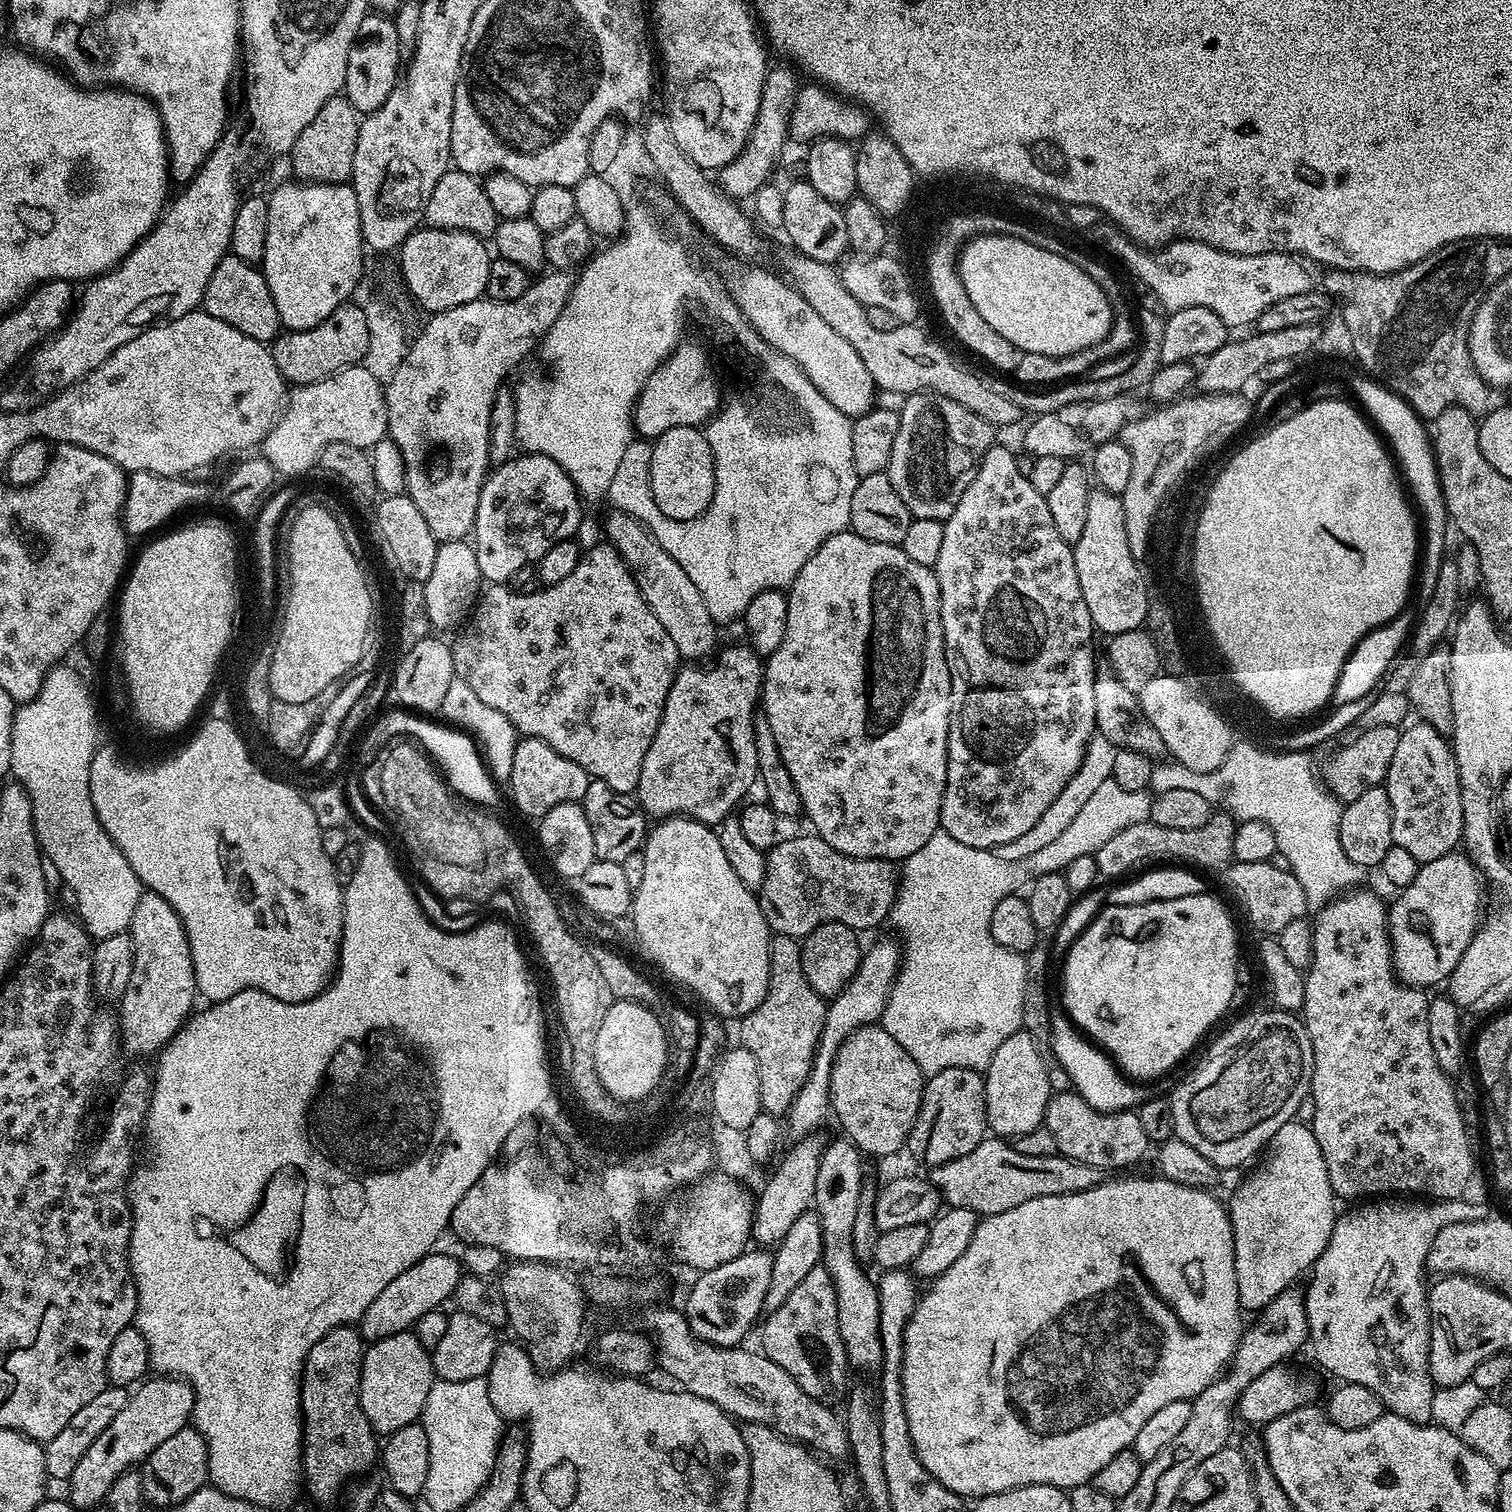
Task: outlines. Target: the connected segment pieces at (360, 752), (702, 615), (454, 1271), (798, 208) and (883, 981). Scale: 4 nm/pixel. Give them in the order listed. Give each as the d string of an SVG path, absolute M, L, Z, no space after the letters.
M397 708L388 713L381 713L363 733L359 741L359 748L356 752L356 760L359 767L368 767L370 762L378 756L385 746L398 737L412 739L420 744L422 750L432 757L437 765L442 769L442 774L454 794L463 801L475 804L480 808L492 808L488 806L496 805L500 798L498 796L498 784L493 780L487 765L483 762L483 757L476 747L475 740L461 729L450 727L449 725L430 722L428 718L416 715L415 713Z
M609 511L608 517L603 517L603 535L607 543L618 550L618 554L626 562L626 566L632 571L634 582L646 598L647 604L653 610L670 638L674 646L679 650L683 659L698 662L709 656L717 649L716 631L718 625L706 607L702 594L694 582L690 582L686 570L658 546L658 542L645 528L642 522L635 520L630 514L620 511Z
M433 1250L424 1257L422 1263L410 1266L410 1270L402 1270L370 1306L361 1314L358 1321L358 1331L365 1341L381 1340L390 1338L390 1334L409 1331L422 1314L441 1307L444 1299L455 1293L458 1282L462 1275L460 1264L452 1256L447 1256L441 1250Z
M799 178L792 185L784 188L782 198L782 232L788 235L788 240L793 249L806 258L814 258L814 262L835 265L845 259L849 251L848 235L846 234L846 218L844 209L839 204L830 202L810 186L806 178Z
M880 940L869 952L867 949L860 957L860 965L854 978L850 978L846 987L838 995L831 997L830 1003L825 1007L824 1029L816 1047L812 1069L806 1082L802 1082L802 1090L798 1090L790 1110L786 1113L786 1132L787 1135L789 1132L792 1138L813 1135L823 1126L824 1119L829 1119L830 1074L842 1042L846 1042L846 1038L854 1030L867 1024L875 1024L883 1017L886 1002L892 993L892 983L900 973L902 963L901 945L893 940Z

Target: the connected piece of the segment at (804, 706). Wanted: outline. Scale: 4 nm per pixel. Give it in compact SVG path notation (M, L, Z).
M845 530L826 538L822 546L809 558L806 566L794 578L787 589L786 635L778 650L767 657L764 664L762 685L762 714L774 730L774 742L778 742L778 754L798 786L798 796L803 815L812 823L811 831L820 836L834 850L854 858L874 858L903 862L914 850L922 850L926 842L940 828L942 798L946 790L948 769L948 731L952 709L952 679L944 653L944 631L940 617L940 591L935 571L922 562L913 562L898 544L870 542L857 532Z

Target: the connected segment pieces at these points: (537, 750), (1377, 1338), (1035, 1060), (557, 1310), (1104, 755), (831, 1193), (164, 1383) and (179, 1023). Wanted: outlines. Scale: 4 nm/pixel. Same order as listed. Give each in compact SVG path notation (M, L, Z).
M533 736L517 739L514 750L514 766L510 770L507 783L512 787L512 800L524 816L539 818L546 815L554 806L575 804L583 801L590 777L578 762L570 762L554 746Z
M1380 1198L1375 1202L1364 1202L1359 1206L1352 1206L1348 1213L1337 1215L1336 1225L1330 1234L1330 1242L1326 1250L1318 1257L1315 1264L1310 1269L1312 1281L1308 1284L1308 1289L1303 1289L1304 1305L1306 1306L1306 1318L1308 1319L1308 1340L1312 1352L1316 1355L1316 1360L1332 1376L1337 1376L1337 1381L1345 1384L1357 1384L1366 1386L1378 1394L1378 1398L1384 1403L1385 1409L1395 1416L1401 1416L1407 1420L1413 1420L1415 1424L1427 1424L1432 1419L1430 1414L1430 1402L1434 1385L1430 1374L1430 1334L1432 1333L1432 1320L1428 1317L1428 1290L1429 1285L1424 1284L1426 1269L1428 1267L1428 1255L1430 1246L1434 1246L1434 1238L1438 1238L1438 1230L1453 1224L1454 1222L1466 1222L1477 1219L1478 1212L1472 1204L1467 1204L1467 1199L1458 1200L1432 1200L1423 1204L1420 1198Z
M1021 1030L1010 1034L1010 1038L998 1046L998 1054L994 1054L983 1078L986 1118L989 1129L997 1137L1015 1138L1043 1125L1048 1102L1054 1093L1046 1078L1046 1066L1042 1066L1042 1052L1028 1032Z
M515 1261L508 1267L498 1287L506 1304L509 1329L518 1336L517 1341L523 1346L531 1362L543 1372L556 1371L565 1367L576 1352L584 1324L584 1302L586 1296L583 1287L579 1286L565 1273L559 1265L546 1264L540 1261Z
M1099 734L1093 736L1091 742L1087 744L1082 766L1075 772L1073 778L1067 783L1065 789L1062 790L1062 793L1058 794L1058 798L1050 804L1049 809L1046 810L1045 814L1042 814L1042 818L1026 834L1022 834L1021 837L1016 838L1013 842L1003 843L1002 846L993 849L998 858L1005 859L1006 861L1017 861L1018 858L1029 857L1035 851L1042 850L1045 846L1050 846L1066 830L1067 826L1074 822L1076 815L1082 810L1083 804L1086 803L1087 799L1095 791L1109 783L1113 772L1115 753L1115 746L1105 736Z
M847 1138L829 1139L818 1162L818 1179L814 1181L814 1211L822 1222L822 1267L830 1274L838 1298L838 1330L846 1350L846 1358L853 1369L875 1373L882 1362L882 1338L878 1330L880 1307L874 1280L864 1273L865 1265L854 1254L854 1222L864 1180L865 1157Z
M156 1374L145 1379L135 1391L129 1395L126 1406L118 1410L118 1418L114 1418L114 1422L110 1422L110 1426L106 1426L106 1430L102 1430L98 1438L94 1438L90 1450L82 1454L82 1462L74 1466L69 1476L68 1500L78 1510L90 1510L96 1505L101 1505L107 1499L114 1479L123 1472L143 1465L144 1459L161 1442L166 1442L166 1438L178 1434L178 1430L189 1427L196 1399L194 1390L186 1381Z
M141 891L138 906L134 906L130 935L134 942L134 970L130 970L130 986L118 1001L118 1040L123 1051L125 1048L136 1056L148 1056L159 1053L189 1019L192 1003L198 1000L196 979L186 930L166 898Z

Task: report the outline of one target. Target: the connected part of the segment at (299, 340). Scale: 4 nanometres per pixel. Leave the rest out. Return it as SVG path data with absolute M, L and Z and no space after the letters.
M355 302L338 306L330 318L322 318L318 326L310 326L306 330L290 332L281 331L271 341L270 351L274 358L274 366L284 375L289 385L299 386L313 384L341 372L344 368L359 365L365 359L367 347L370 345L370 331L366 315Z

